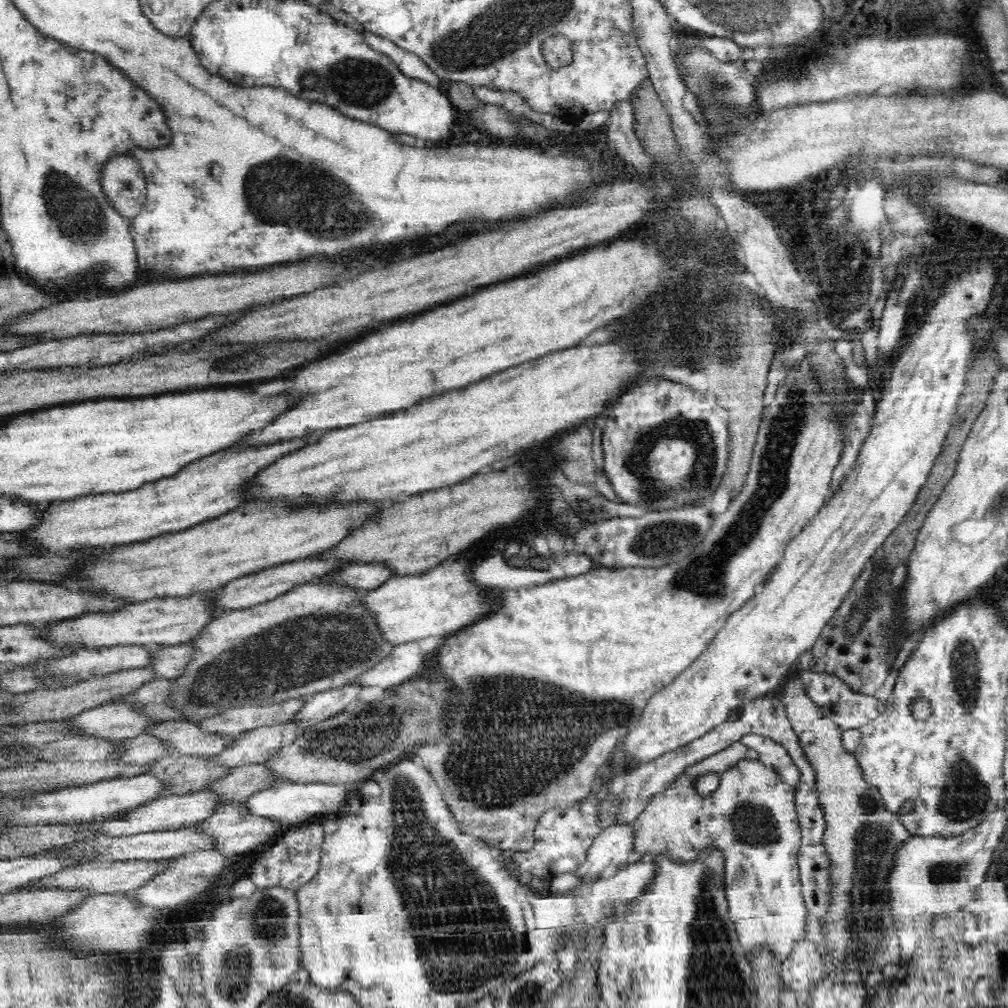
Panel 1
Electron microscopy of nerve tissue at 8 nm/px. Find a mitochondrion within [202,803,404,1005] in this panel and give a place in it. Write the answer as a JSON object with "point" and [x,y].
{"point":[270,906]}

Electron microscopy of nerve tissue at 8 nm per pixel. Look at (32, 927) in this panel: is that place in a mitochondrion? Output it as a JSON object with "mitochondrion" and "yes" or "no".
{"mitochondrion":"no"}

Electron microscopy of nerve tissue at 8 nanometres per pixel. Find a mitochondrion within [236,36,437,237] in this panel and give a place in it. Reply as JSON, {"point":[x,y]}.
{"point":[360,82]}

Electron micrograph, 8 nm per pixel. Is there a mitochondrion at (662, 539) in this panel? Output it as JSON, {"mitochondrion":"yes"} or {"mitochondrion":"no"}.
{"mitochondrion":"yes"}

